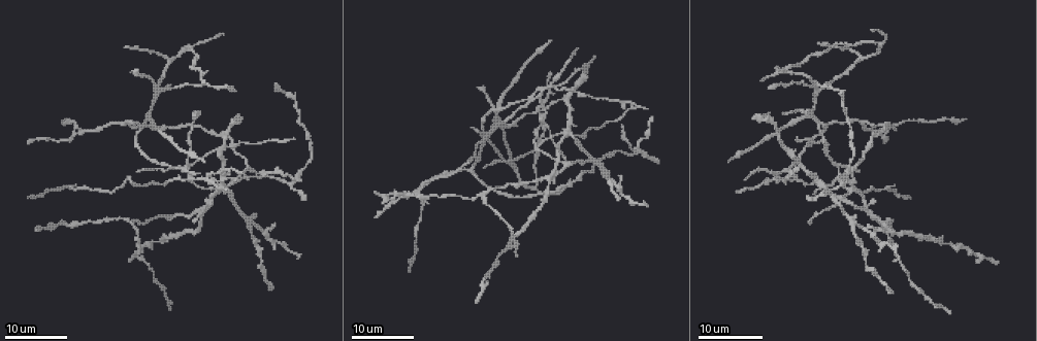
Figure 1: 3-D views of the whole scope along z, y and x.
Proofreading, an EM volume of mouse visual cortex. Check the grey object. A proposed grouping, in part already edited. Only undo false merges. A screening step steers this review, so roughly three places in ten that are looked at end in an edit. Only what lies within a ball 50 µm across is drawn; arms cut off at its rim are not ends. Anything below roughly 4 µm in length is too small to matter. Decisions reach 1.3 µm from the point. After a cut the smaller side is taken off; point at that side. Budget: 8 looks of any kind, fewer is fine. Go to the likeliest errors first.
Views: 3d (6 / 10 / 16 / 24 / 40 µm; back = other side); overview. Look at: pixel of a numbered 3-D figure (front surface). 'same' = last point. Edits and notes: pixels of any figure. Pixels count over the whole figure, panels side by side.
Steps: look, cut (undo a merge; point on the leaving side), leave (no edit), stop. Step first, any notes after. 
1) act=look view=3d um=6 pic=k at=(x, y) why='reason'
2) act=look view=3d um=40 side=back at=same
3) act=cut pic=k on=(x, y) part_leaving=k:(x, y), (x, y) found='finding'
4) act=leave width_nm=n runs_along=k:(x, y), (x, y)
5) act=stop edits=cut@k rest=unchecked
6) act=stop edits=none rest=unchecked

act=look view=3d um=24 pic=1 at=(837, 163) why='four or more arms meet'

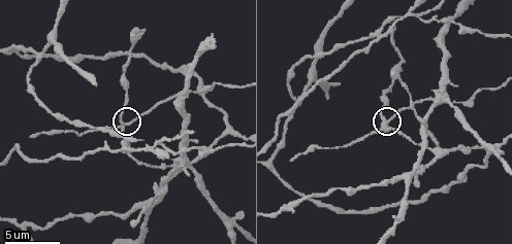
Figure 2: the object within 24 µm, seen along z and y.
act=look view=3d um=10 pic=2 at=(125, 122)

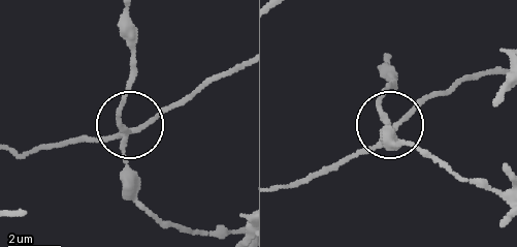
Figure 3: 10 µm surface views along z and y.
act=cut pic=3 on=(157, 118) arms=4 found='two neurons meet here'

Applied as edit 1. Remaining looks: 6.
act=look view=overview why='see it whole again'

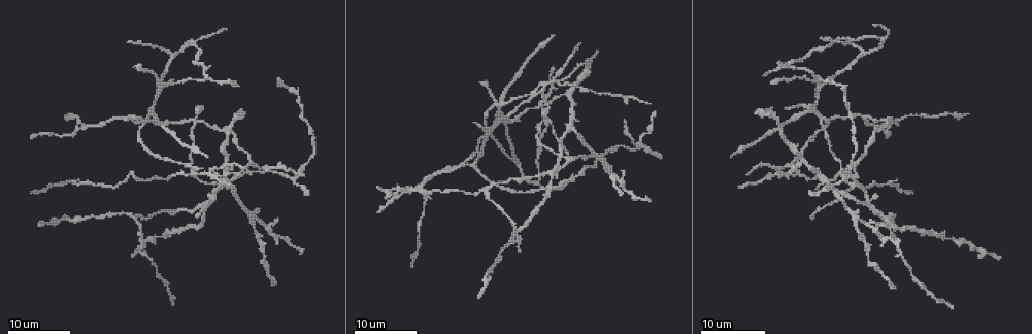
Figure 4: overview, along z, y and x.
act=look view=3d um=16 pic=4 at=(203, 172) why='looks like a crossing'

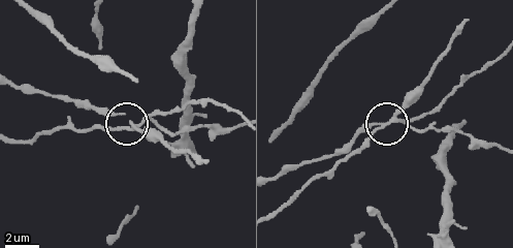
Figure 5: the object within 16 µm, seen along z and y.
act=look view=3d um=6 pic=5 at=(388, 124)

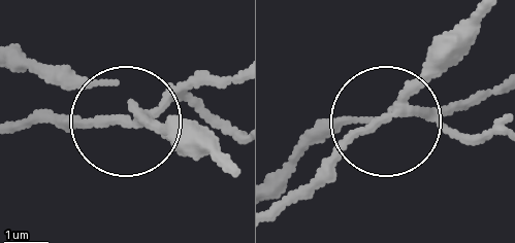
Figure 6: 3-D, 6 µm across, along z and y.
act=cut pic=6 on=(461, 142) part_leaving=6:(399, 116), (348, 139), (281, 198) found='a second neuron is stuck on'

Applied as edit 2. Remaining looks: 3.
act=look view=3d um=10 pic=2 at=(327, 92) why='four arms meet'

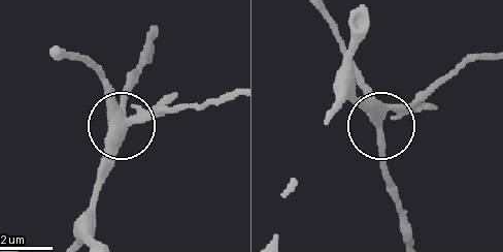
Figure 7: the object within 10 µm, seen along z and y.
act=leave arms=4 runs_along=7:(332, 116), (351, 96), (372, 116), (386, 116), (436, 79) found='continuous, no second neuron'

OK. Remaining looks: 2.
act=look view=3d um=16 pic=2 at=(436, 153) why='four arms meet'

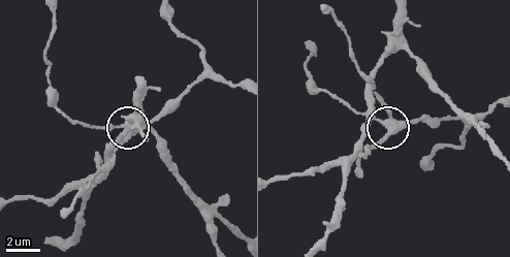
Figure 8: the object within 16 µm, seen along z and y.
act=look view=3d um=6 pic=8 at=(388, 127)

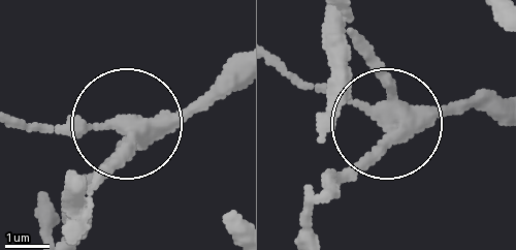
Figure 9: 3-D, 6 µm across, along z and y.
act=leave arms=4 runs_along=9:(491, 105), (391, 127), (273, 64) found='continuous, no second neuron'

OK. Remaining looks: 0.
act=stop edits=cut@3,cut@6 rest=unchecked

